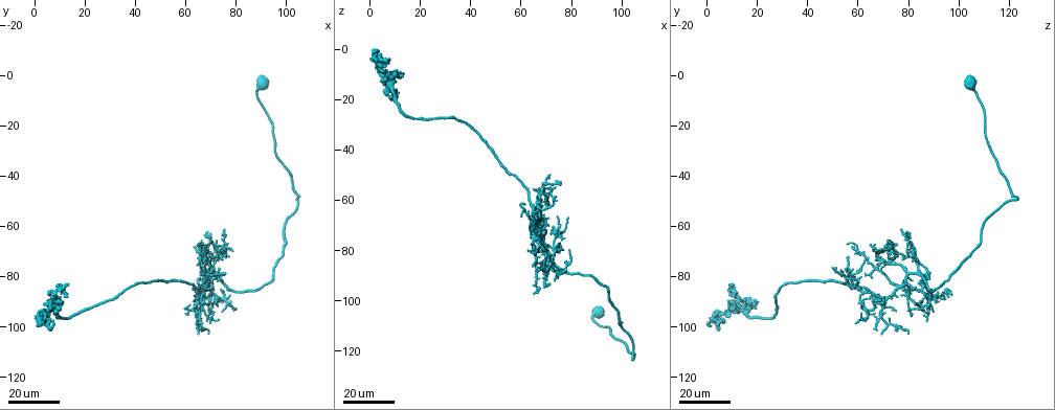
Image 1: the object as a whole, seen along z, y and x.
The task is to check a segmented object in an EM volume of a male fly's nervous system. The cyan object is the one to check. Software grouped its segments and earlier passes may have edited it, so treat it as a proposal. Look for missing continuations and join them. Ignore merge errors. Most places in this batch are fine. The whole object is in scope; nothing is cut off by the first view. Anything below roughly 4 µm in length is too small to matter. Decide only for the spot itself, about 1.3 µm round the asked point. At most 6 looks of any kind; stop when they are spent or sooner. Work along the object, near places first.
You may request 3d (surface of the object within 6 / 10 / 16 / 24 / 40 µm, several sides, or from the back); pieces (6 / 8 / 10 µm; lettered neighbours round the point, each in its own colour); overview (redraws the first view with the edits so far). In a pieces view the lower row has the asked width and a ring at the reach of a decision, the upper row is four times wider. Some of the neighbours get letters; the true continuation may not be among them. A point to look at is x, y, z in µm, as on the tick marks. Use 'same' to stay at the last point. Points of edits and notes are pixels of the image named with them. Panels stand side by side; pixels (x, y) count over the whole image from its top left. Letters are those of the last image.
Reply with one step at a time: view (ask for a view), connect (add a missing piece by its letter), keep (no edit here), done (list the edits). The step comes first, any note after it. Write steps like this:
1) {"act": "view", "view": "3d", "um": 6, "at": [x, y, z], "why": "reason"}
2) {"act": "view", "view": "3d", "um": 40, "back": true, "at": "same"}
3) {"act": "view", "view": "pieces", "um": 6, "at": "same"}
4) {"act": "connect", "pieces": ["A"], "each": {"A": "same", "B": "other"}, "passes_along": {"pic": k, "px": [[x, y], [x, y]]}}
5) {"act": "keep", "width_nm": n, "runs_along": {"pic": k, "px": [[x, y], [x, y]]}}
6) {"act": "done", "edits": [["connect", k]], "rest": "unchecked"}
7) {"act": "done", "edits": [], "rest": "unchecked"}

{"act": "view", "view": "3d", "um": 24, "at": [66, 67, 64], "why": "branch stops here"}

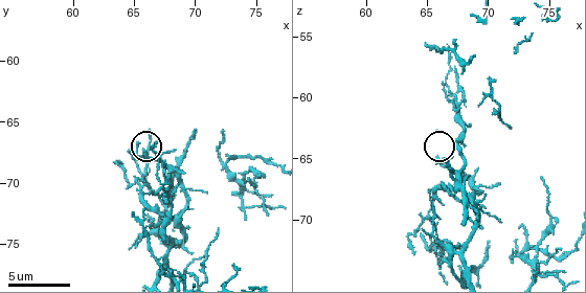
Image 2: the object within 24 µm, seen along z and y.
{"act": "view", "view": "pieces", "um": 8, "at": [65.8, 67.2, 65.0]}

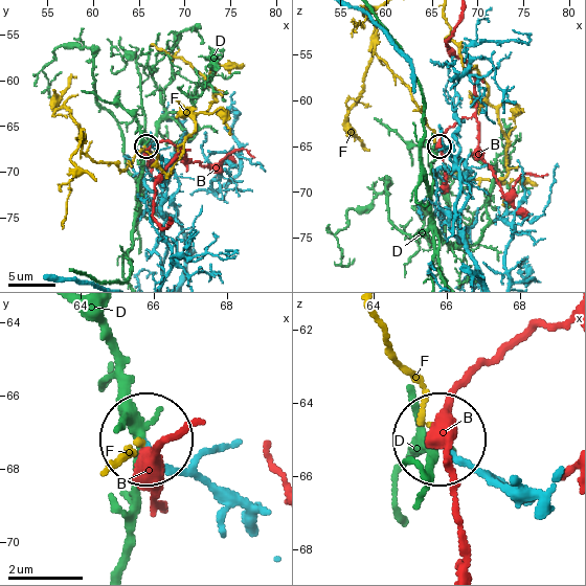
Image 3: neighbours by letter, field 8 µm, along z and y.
{"act": "keep", "width_nm": 160, "each": {"B": "other", "D": "other", "F": "other"}, "found": "no lettered piece goes on from it"}

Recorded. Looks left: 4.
{"act": "view", "view": "3d", "um": 16, "at": [65, 96, 82], "why": "free end"}

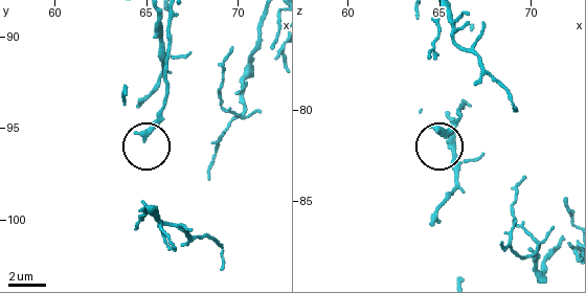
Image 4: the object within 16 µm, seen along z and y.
{"act": "view", "view": "pieces", "um": 6, "at": [64.9, 95.6, 81.1]}

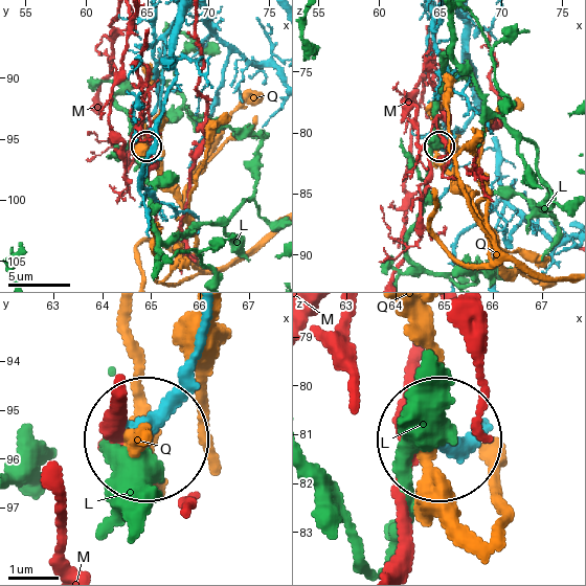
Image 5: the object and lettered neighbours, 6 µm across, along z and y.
{"act": "keep", "each": {"L": "other", "M": "other", "Q": "other"}, "found": "no lettered piece goes on from it"}

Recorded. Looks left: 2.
{"act": "view", "view": "3d", "um": 16, "at": [62, 92, 61], "why": "thin end"}

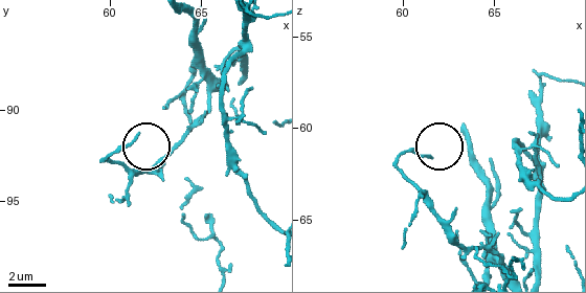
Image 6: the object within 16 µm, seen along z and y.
{"act": "view", "view": "pieces", "um": 6, "at": [61.5, 91.3, 61.7], "why": "see the neighbours"}

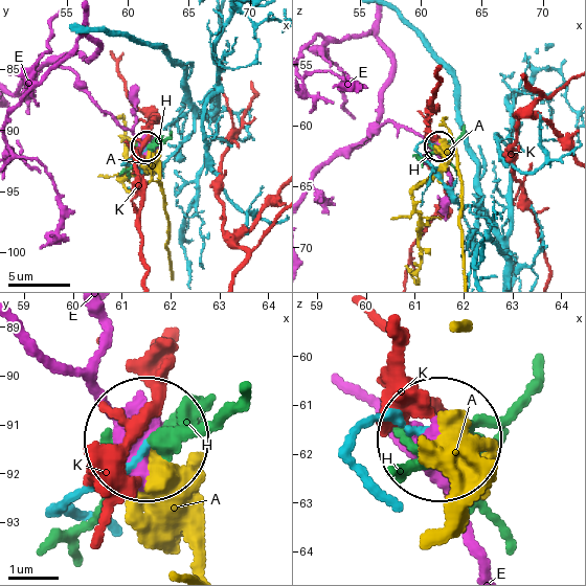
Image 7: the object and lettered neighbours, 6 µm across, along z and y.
{"act": "keep", "width_nm": 120, "each": {"A": "other", "E": "other", "H": "other", "K": "other"}, "runs_along": {"pic": 7, "px": [[355, 445], [380, 420], [438, 432]]}, "found": "none of them fits"}

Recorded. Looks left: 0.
{"act": "done", "edits": [], "rest": "unchecked"}

